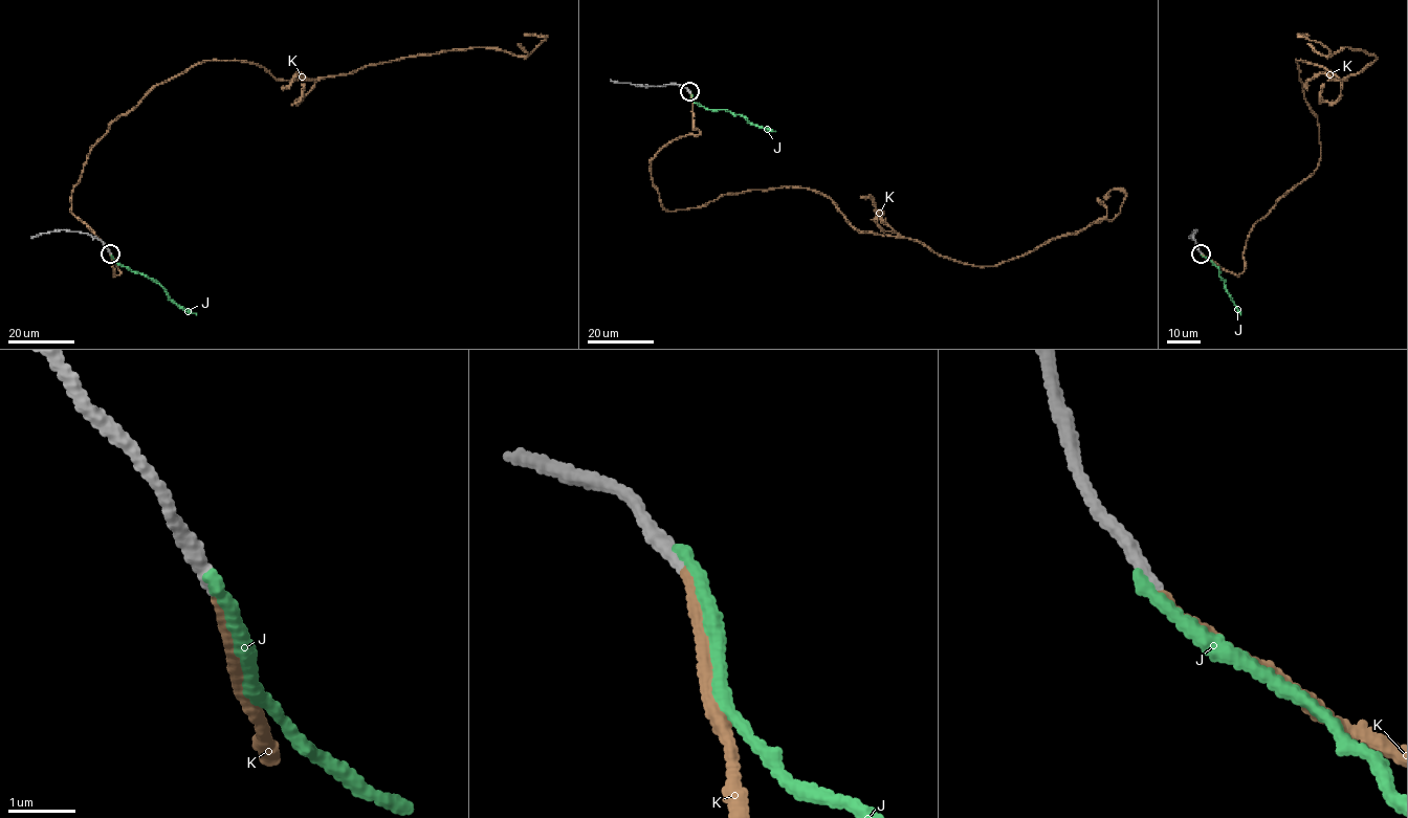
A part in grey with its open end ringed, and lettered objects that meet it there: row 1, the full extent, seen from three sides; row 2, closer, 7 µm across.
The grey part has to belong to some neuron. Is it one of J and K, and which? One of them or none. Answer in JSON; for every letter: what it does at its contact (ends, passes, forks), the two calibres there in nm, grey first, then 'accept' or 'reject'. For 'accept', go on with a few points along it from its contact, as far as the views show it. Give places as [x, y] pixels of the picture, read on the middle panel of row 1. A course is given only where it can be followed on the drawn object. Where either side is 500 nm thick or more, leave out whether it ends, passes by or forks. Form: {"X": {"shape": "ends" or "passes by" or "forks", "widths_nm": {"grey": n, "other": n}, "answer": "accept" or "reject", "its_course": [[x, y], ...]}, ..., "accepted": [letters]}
{"J": {"shape": "ends", "widths_nm": {"grey": 240, "other": 180}, "answer": "reject"}, "K": {"shape": "ends", "widths_nm": {"grey": 220, "other": 150}, "answer": "accept", "its_course": [[689, 92], [698, 135], [651, 159], [665, 211], [812, 189], [994, 266], [1112, 220], [1104, 199]]}, "accepted": ["K"]}

